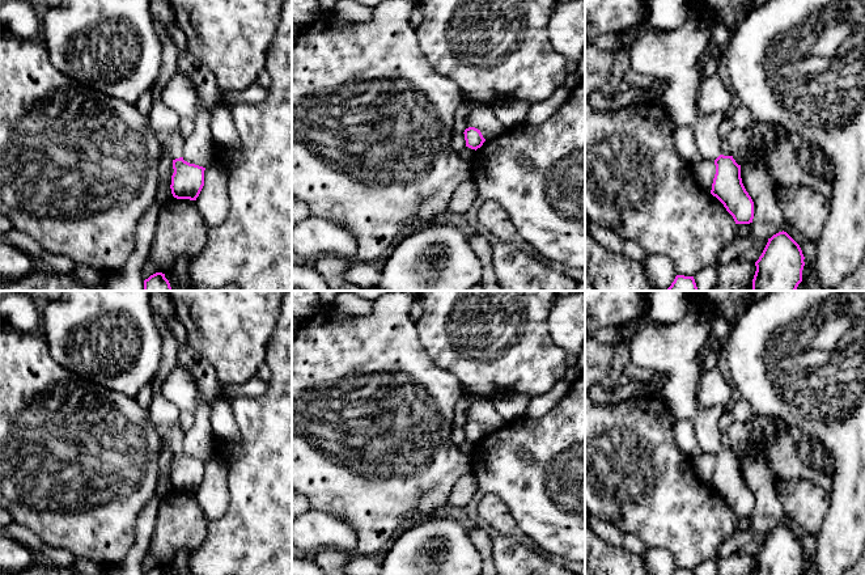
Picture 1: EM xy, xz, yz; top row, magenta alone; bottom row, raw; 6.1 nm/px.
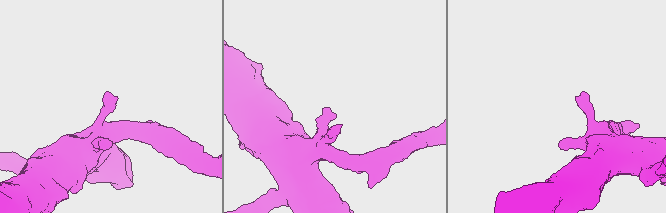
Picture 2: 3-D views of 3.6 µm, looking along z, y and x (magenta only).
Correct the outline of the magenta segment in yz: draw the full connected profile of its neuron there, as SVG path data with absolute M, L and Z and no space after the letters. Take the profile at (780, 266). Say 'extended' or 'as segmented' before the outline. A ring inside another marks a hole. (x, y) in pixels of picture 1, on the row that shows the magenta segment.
as segmented; M786 232L773 234L755 262L752 291L796 291L802 282L803 259L800 245Z

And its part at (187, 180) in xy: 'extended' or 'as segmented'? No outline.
extended

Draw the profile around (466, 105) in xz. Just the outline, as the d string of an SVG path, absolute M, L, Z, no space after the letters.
M463 97L461 105L458 106L458 109L454 114L453 132L455 132L455 134L463 134L465 132L466 118L470 114L470 111L478 105L488 106L489 103L478 102L478 101Z

